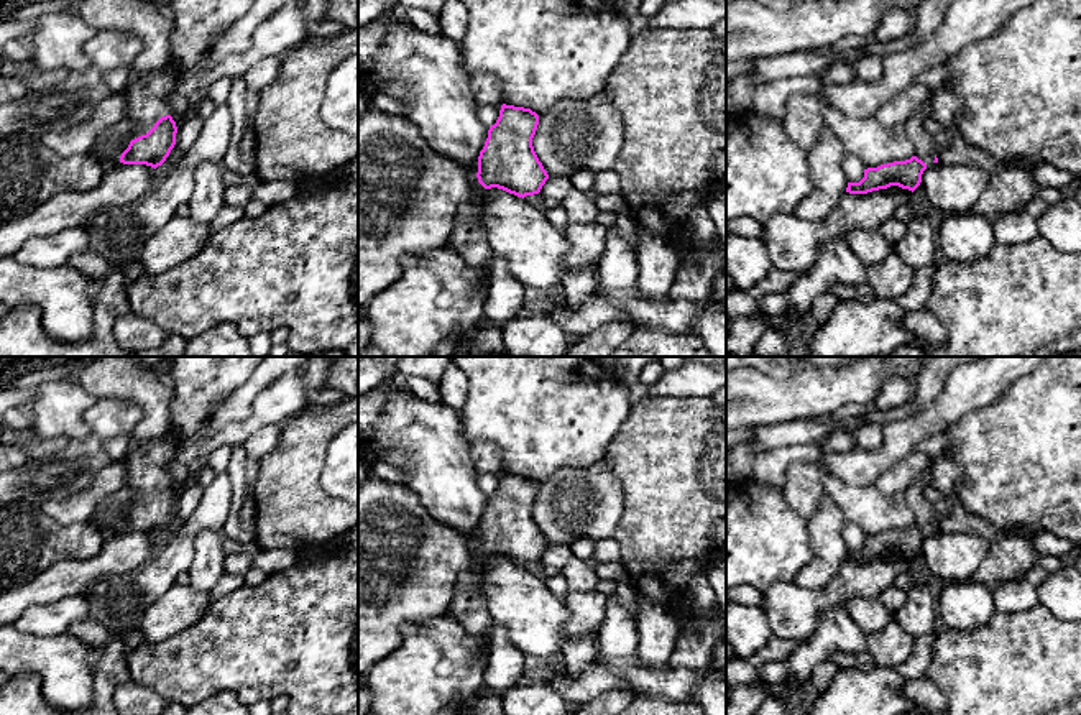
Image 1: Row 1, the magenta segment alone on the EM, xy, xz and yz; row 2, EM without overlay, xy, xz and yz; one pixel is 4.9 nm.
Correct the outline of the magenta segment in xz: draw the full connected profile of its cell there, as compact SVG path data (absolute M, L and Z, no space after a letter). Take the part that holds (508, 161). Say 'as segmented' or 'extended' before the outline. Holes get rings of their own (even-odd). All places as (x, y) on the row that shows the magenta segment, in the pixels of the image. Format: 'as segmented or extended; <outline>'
extended; M501 105L478 156L475 192L498 187L522 199L540 192L549 174L532 146L537 125L539 115L531 108Z

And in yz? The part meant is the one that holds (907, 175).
extended; M930 102L918 108L904 125L915 150L910 159L864 169L864 178L859 182L848 182L846 192L867 194L890 186L913 192L922 182L923 171L938 163L935 138L925 130L928 118Z

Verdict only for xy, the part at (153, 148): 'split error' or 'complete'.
split error

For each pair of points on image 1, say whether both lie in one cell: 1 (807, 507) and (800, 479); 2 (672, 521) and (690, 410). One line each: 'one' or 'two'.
1: one
2: one

